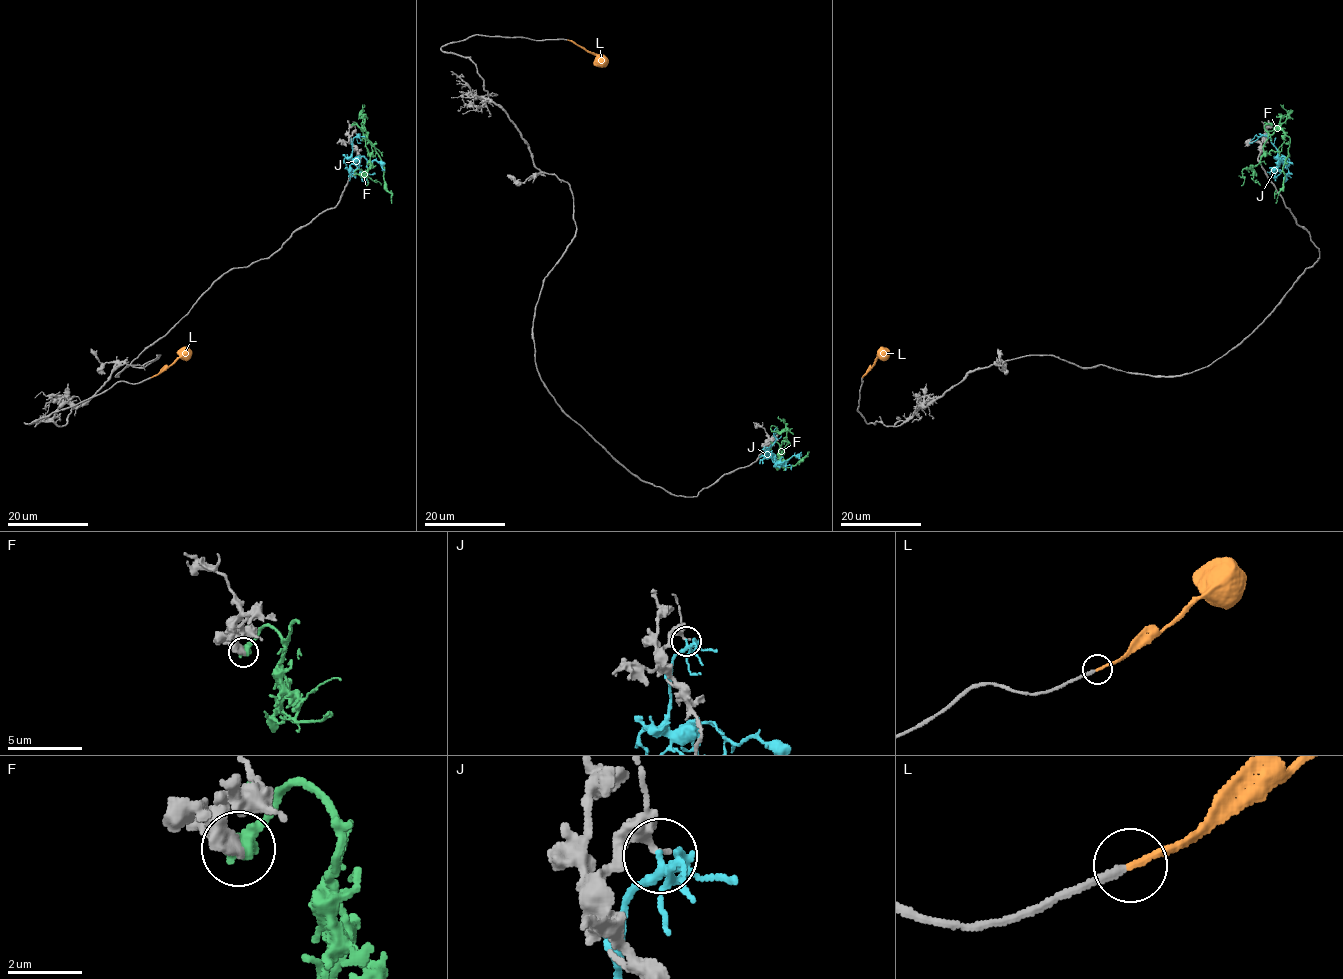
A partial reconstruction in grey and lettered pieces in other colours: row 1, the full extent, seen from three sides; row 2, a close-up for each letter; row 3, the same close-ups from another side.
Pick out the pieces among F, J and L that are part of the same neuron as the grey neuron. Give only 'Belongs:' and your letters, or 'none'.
Belongs: L

